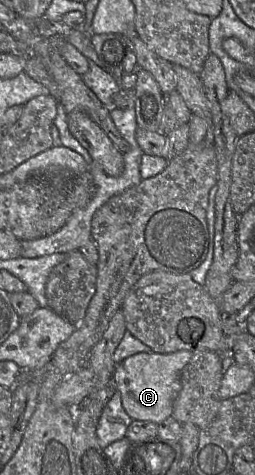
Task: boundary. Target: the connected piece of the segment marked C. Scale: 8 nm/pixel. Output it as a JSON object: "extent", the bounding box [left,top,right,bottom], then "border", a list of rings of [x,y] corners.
{"extent":[113,350,194,424],"border":[[[181,350],[174,353],[138,353],[125,358],[117,364],[113,375],[116,391],[121,396],[123,408],[133,420],[151,421],[161,424],[172,417],[174,402],[181,388],[181,376],[185,366],[189,363],[194,353]]]}

